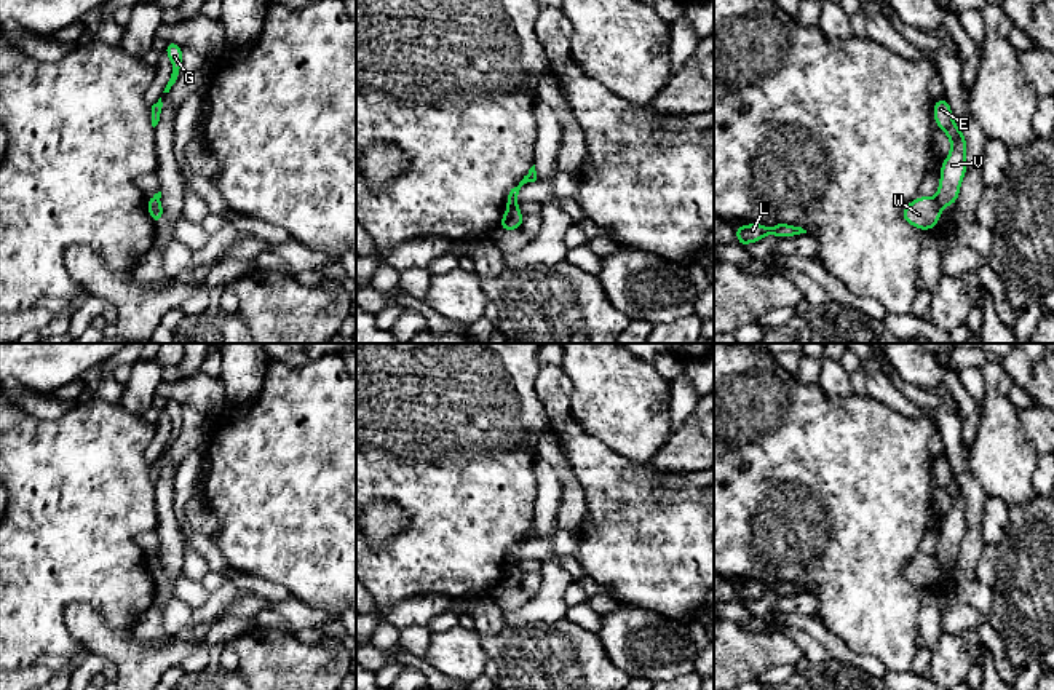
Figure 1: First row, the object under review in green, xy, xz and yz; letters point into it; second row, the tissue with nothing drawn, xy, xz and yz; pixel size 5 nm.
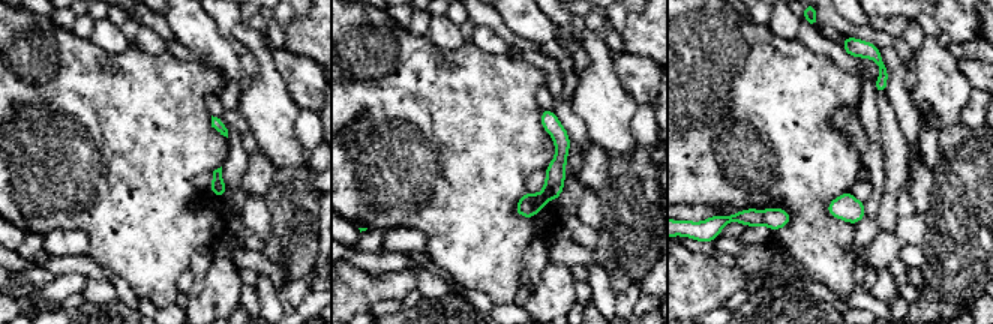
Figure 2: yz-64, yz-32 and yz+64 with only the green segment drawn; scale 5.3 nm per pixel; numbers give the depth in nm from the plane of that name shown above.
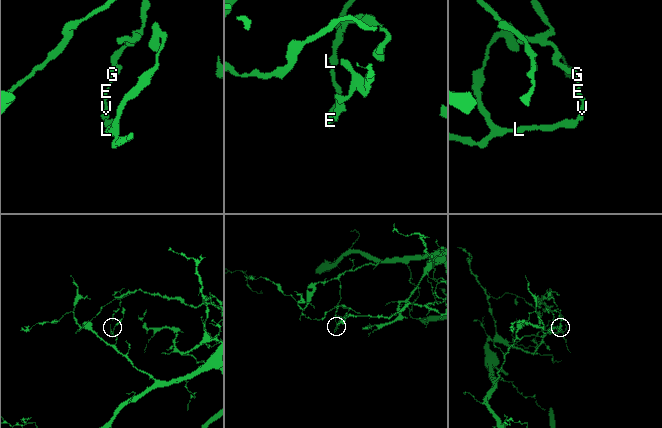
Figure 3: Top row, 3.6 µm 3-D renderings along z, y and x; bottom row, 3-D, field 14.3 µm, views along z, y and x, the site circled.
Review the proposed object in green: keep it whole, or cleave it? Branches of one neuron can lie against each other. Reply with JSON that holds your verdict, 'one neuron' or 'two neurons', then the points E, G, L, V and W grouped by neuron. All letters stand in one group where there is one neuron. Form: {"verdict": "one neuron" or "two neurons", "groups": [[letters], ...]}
{"verdict": "two neurons", "groups": [["E", "G", "V"], ["L", "W"]]}

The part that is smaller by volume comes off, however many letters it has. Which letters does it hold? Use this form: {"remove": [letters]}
{"remove": ["E", "G", "V"]}

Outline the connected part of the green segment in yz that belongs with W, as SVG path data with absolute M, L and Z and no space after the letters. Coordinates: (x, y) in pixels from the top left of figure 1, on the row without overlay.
M917 554L902 567L902 577L920 588L931 588L937 583L944 562L936 556Z

